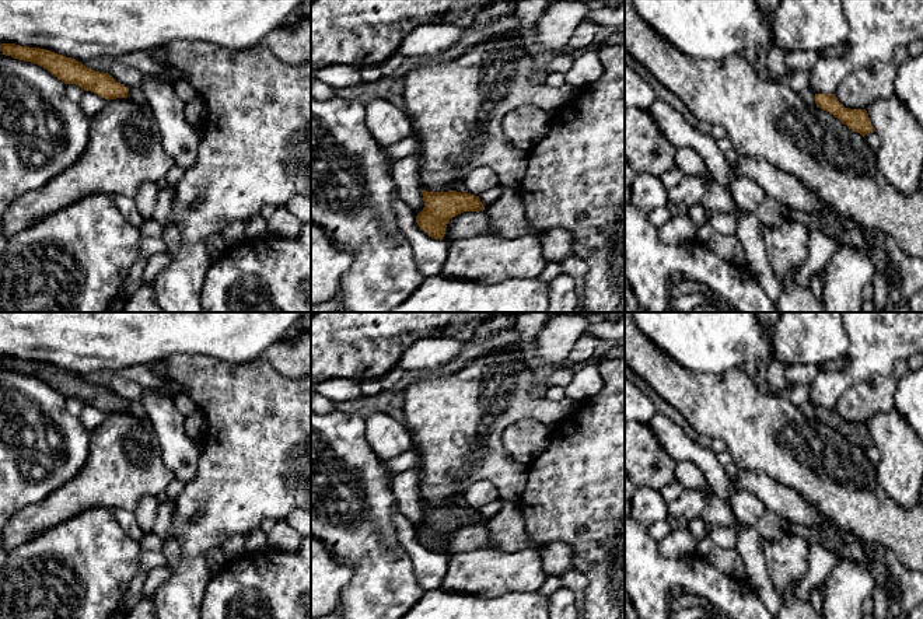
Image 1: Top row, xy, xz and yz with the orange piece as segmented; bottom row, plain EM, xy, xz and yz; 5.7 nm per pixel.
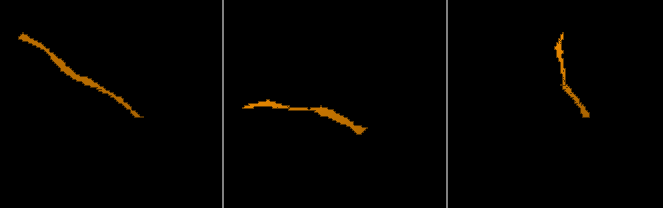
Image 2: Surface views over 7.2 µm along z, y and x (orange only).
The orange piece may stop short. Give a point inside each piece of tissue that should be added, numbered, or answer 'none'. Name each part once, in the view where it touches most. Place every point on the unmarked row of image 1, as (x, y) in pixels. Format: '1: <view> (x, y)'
none

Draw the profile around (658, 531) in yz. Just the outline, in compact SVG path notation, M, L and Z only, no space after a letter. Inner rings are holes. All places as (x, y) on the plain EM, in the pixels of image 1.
M664 520L648 527L648 534L657 542L661 542L674 529L672 521Z

